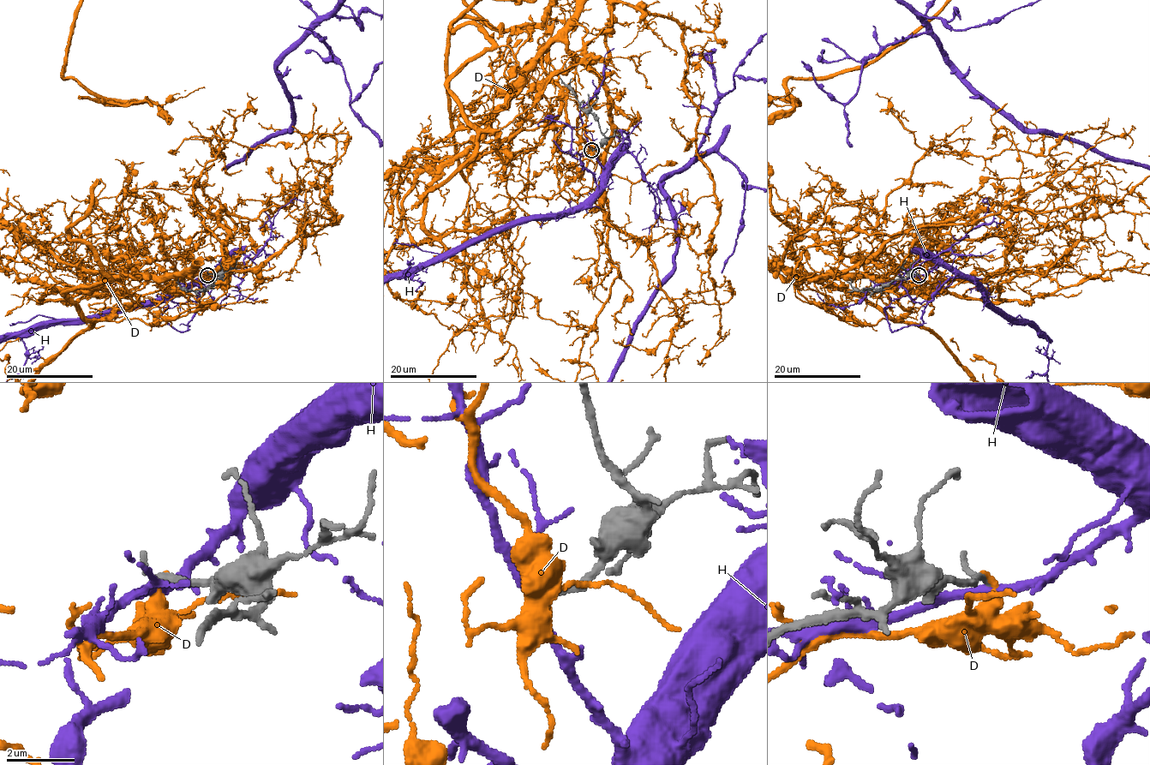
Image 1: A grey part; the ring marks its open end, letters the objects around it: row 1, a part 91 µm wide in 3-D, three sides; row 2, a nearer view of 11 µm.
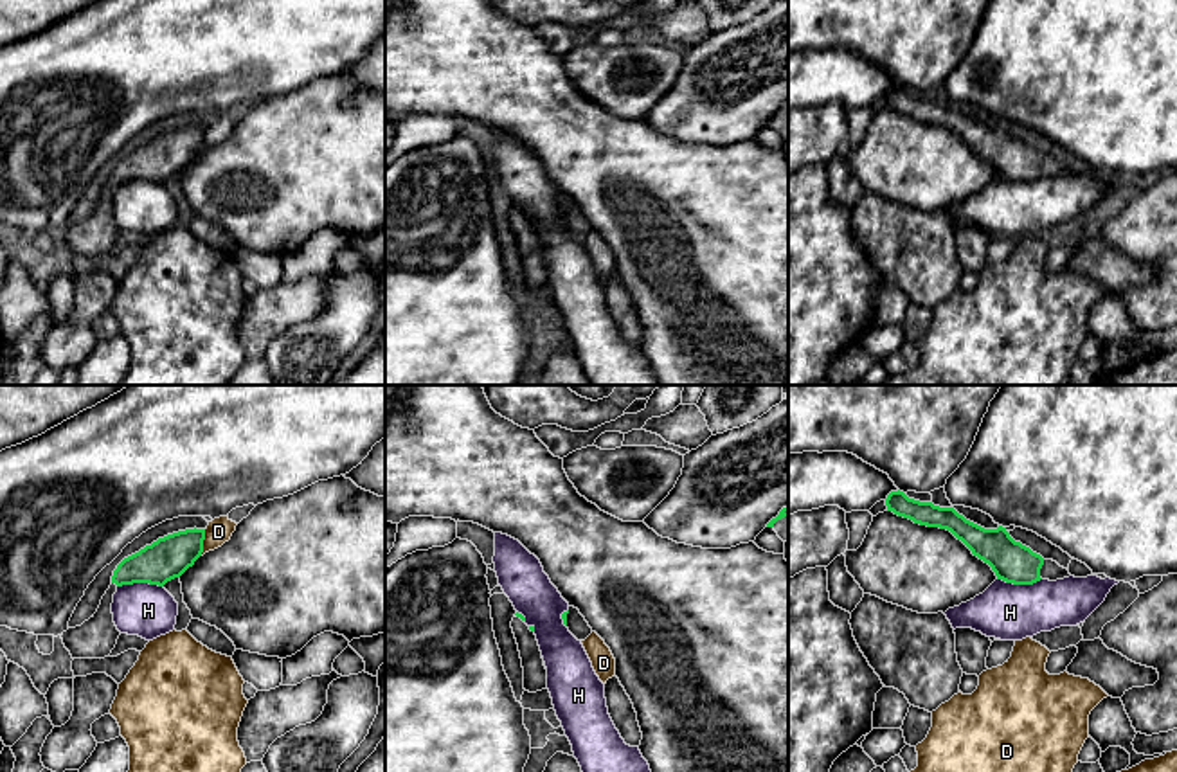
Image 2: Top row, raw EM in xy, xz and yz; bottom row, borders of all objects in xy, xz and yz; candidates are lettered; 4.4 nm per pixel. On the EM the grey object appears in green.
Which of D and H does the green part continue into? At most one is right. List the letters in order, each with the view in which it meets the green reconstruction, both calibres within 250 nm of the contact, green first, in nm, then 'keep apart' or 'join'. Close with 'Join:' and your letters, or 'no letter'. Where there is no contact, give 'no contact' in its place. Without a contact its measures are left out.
D: xy | 190/120 nm | keep apart
H: xy | 190/240 nm | keep apart
Join: no letter

